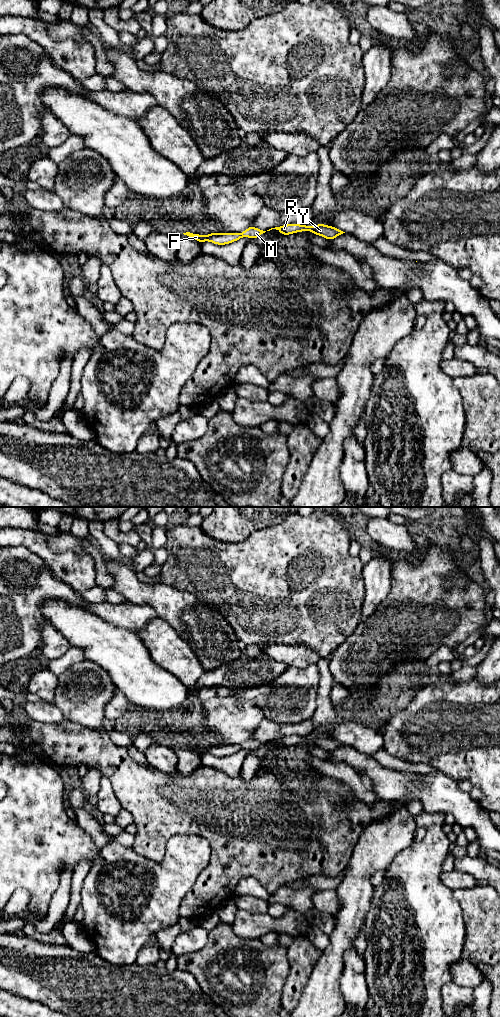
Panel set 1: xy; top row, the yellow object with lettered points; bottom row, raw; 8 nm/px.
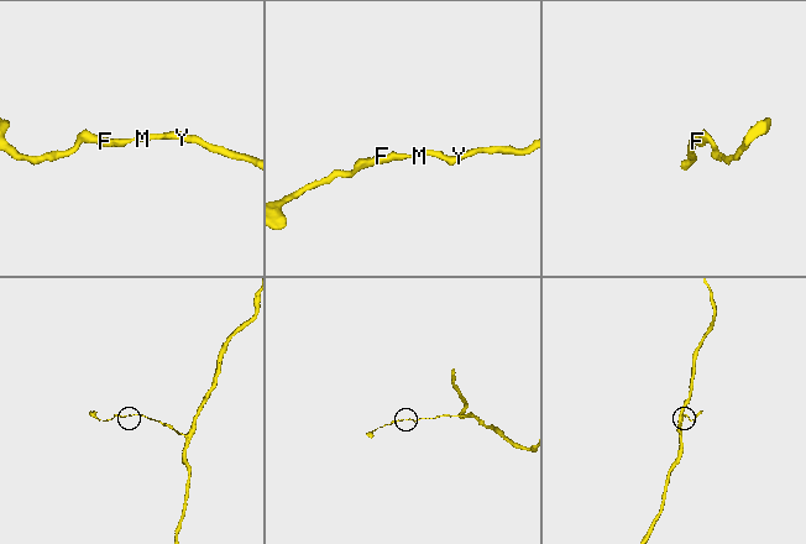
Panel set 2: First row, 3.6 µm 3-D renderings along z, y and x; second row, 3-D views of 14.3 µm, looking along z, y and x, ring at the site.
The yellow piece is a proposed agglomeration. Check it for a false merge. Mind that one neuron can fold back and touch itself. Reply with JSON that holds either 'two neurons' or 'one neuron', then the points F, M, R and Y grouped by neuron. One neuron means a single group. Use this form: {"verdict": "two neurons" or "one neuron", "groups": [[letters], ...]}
{"verdict": "one neuron", "groups": [["F", "M", "R", "Y"]]}

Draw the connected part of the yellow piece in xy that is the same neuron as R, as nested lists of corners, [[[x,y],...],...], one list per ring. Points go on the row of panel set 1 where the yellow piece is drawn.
[[[319,223],[314,227],[310,227],[309,225],[287,224],[287,225],[282,225],[280,227],[271,228],[267,231],[270,231],[272,229],[278,230],[281,233],[281,235],[289,235],[307,230],[309,232],[310,231],[313,232],[315,235],[320,235],[328,240],[332,240],[337,236],[345,233],[335,227],[323,225],[321,223]]]

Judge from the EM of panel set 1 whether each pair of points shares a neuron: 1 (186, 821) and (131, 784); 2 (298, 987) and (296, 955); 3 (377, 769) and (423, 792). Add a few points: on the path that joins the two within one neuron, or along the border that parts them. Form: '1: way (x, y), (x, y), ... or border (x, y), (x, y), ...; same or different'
1: way (172, 807), (170, 805), (161, 805), (145, 792); same
2: way (298, 979), (299, 963); same
3: way (388, 780), (394, 786), (412, 787); same

